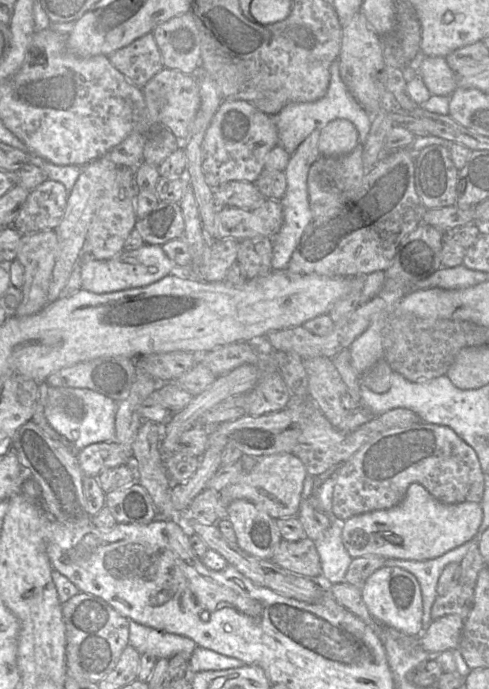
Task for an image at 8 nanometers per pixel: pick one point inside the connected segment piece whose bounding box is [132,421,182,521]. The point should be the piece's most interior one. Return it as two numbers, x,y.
150,472

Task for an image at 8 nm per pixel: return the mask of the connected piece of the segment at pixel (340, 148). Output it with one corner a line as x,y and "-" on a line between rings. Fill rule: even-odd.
338,118
321,129
318,148
321,155
339,156
352,152
358,143
355,125
347,119

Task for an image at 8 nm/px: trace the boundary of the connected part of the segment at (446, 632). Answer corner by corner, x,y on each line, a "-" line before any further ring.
456,614
433,620
427,630
419,636
421,646
431,655
459,649
464,620

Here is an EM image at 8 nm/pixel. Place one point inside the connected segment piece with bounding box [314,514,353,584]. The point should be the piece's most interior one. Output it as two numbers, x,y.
335,560

